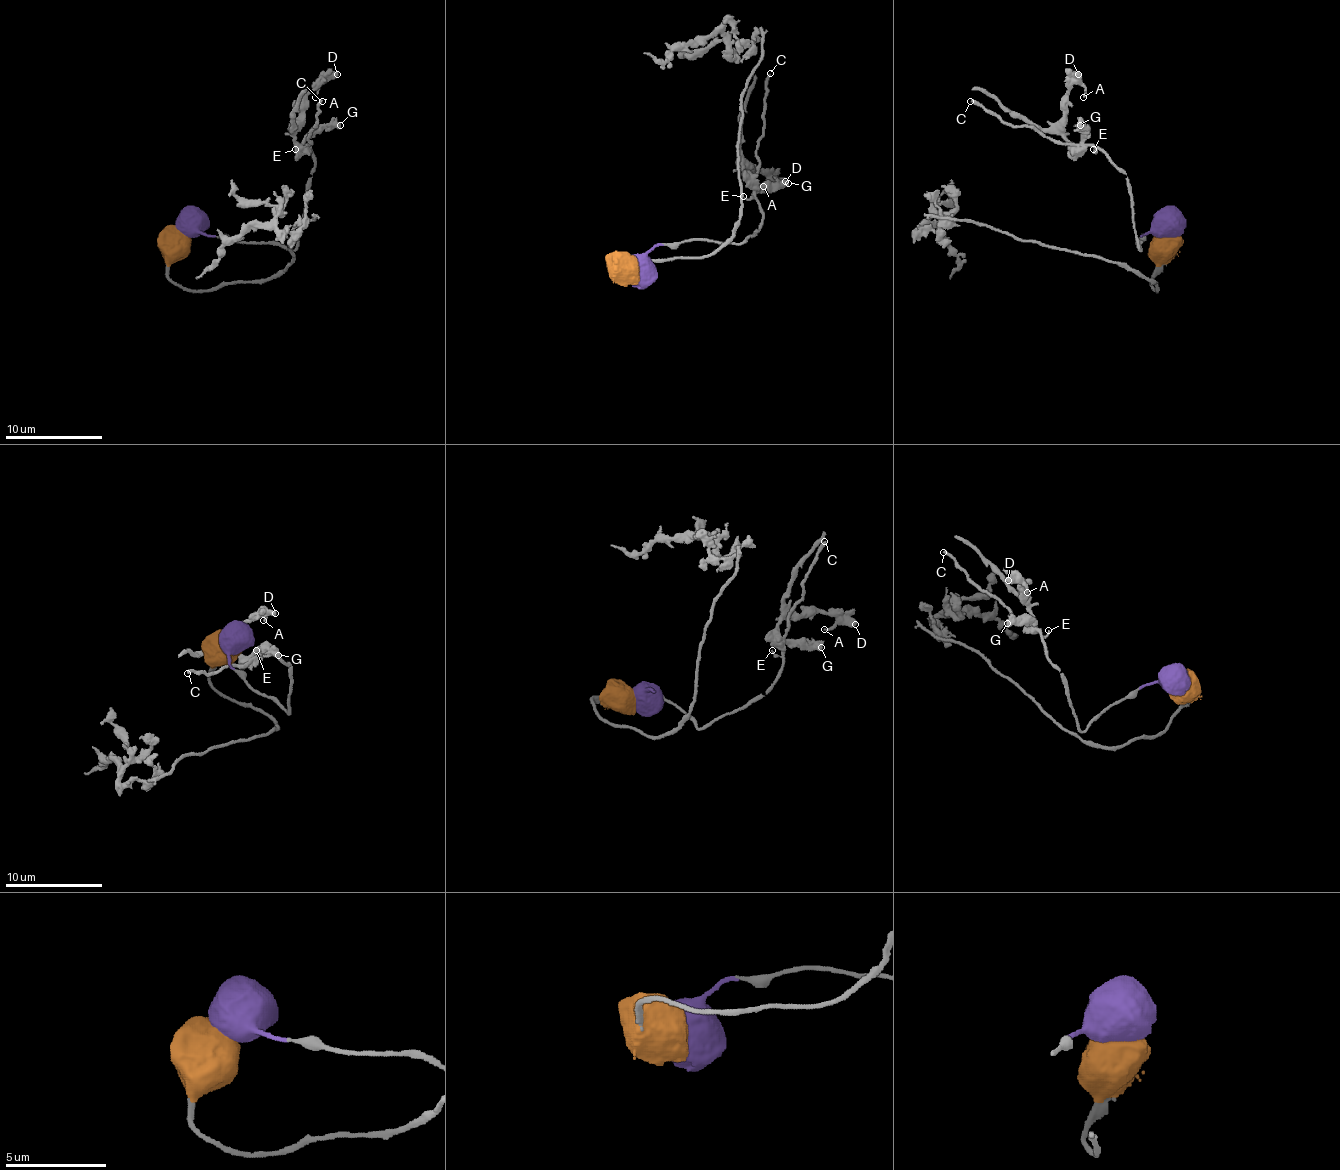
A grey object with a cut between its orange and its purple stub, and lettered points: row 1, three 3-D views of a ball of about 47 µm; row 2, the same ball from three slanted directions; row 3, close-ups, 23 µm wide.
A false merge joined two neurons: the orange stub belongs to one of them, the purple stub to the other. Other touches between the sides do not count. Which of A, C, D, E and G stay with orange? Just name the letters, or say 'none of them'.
none of them

